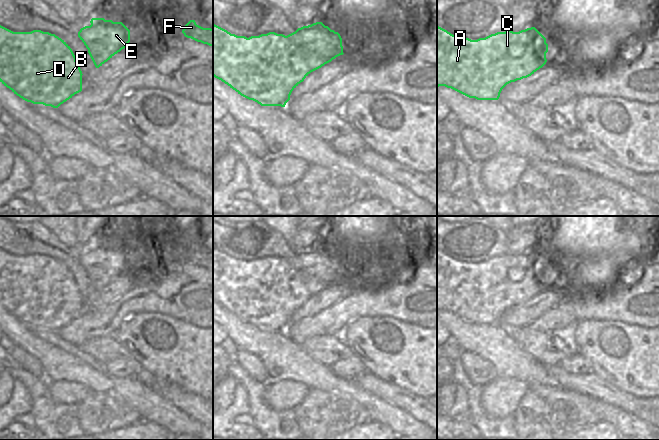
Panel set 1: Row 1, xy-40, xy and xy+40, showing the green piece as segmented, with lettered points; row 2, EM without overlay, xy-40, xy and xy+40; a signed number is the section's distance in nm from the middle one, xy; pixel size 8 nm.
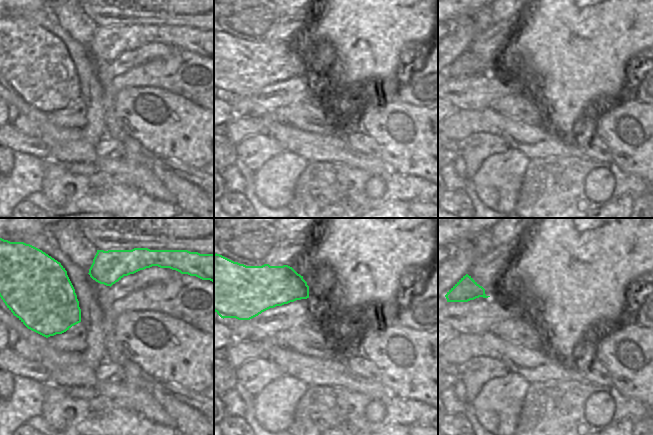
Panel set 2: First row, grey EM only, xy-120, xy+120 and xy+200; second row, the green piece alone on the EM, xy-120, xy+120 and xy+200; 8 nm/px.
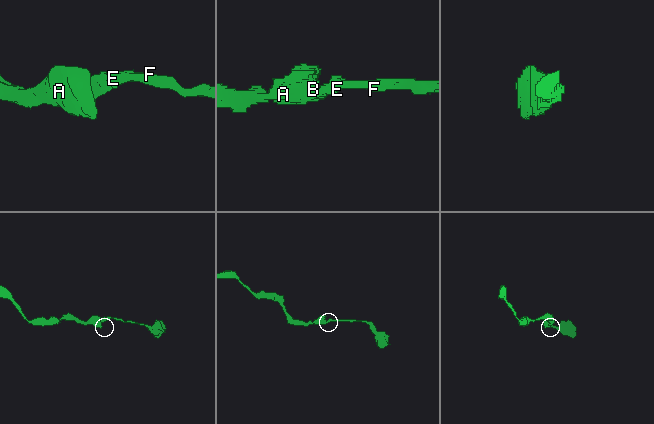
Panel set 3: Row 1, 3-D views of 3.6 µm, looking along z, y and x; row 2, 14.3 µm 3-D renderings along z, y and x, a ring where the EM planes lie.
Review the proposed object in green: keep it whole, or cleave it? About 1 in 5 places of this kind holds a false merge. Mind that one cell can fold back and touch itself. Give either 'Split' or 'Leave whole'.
Leave whole

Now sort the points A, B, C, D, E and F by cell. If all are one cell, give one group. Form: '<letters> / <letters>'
A B C D E F

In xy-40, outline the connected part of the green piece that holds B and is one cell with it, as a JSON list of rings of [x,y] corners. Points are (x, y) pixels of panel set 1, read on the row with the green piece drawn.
[[[0,25],[0,82],[23,100],[58,108],[82,91],[82,75],[72,49],[55,34],[13,32]]]

